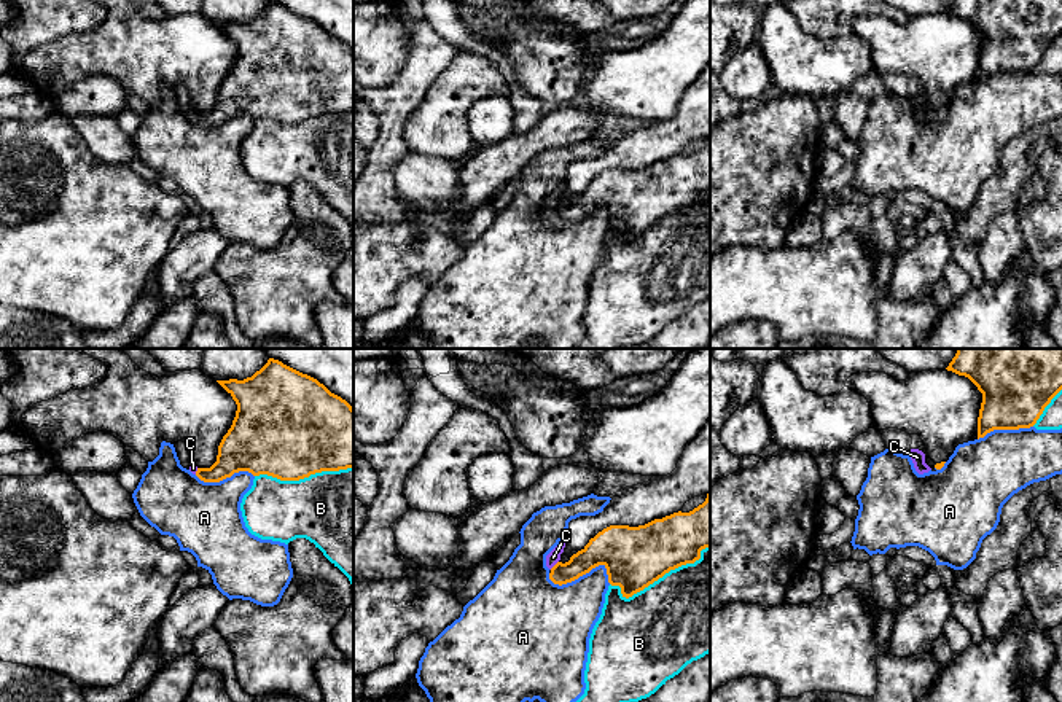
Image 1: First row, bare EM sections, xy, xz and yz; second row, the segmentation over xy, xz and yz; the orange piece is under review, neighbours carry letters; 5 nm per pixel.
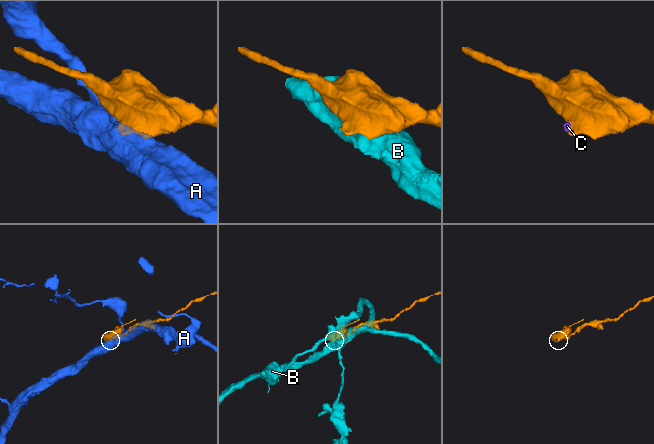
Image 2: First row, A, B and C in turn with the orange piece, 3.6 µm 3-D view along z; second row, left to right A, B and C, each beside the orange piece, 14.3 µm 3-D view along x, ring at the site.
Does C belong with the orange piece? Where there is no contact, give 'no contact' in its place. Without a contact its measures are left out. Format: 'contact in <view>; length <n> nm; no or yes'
contact in xz; length 60 nm; yes

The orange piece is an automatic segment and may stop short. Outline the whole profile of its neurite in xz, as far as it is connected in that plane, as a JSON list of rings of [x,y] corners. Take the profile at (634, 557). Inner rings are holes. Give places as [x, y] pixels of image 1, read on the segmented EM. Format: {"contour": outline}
{"contour": [[[710,493],[689,513],[678,511],[638,527],[610,525],[565,564],[560,562],[564,548],[562,540],[546,556],[554,584],[572,583],[603,565],[608,583],[629,599],[670,570],[694,564],[710,548]]]}

